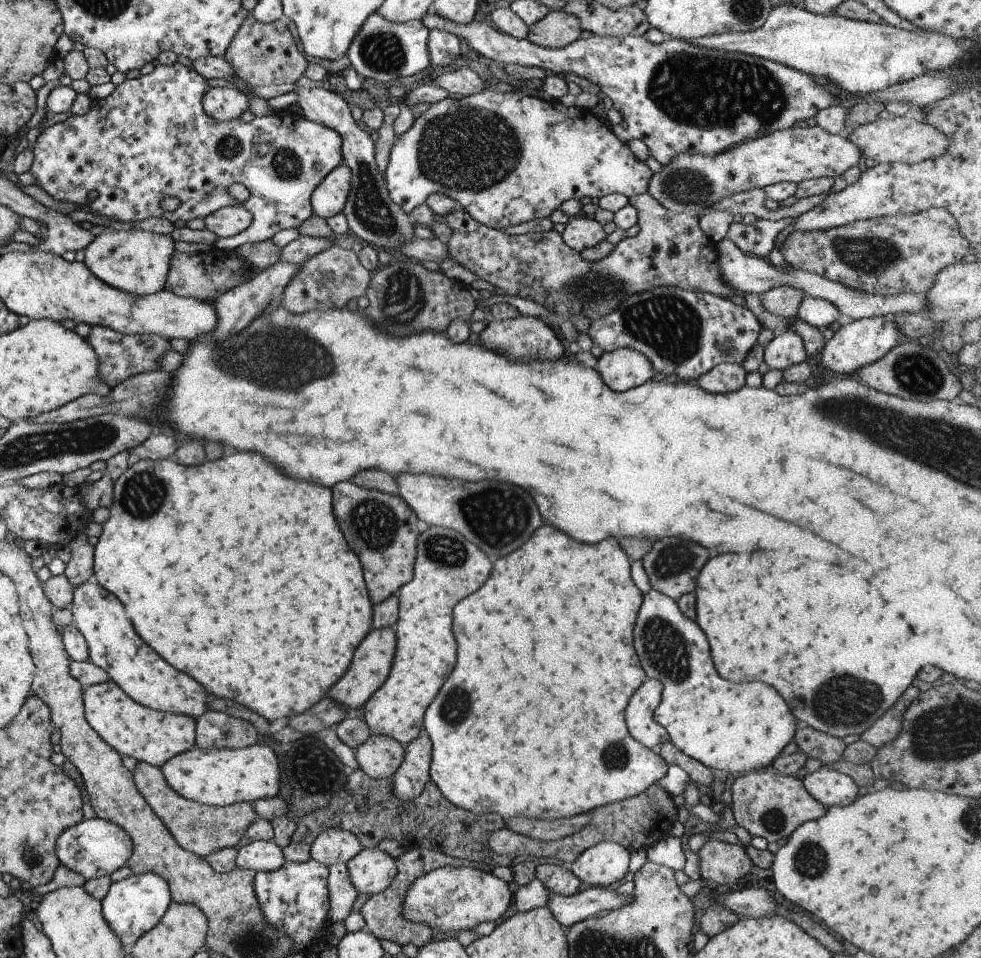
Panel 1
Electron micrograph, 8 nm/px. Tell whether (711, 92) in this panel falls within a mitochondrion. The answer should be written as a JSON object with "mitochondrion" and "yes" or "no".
{"mitochondrion":"yes"}

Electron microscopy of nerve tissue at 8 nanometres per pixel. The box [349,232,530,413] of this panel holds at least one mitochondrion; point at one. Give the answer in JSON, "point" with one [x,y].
{"point":[404,297]}

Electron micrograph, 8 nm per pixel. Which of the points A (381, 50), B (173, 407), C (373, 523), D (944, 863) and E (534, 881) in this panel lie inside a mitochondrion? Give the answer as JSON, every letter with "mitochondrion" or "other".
{"A":"mitochondrion","B":"other","C":"mitochondrion","D":"other","E":"other"}

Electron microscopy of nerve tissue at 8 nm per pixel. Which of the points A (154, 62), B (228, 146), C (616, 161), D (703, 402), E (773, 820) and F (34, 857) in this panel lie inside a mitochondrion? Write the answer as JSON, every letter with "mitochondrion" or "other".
{"A":"other","B":"mitochondrion","C":"other","D":"other","E":"mitochondrion","F":"mitochondrion"}

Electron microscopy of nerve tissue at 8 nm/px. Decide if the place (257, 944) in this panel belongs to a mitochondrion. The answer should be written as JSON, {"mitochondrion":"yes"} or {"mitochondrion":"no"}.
{"mitochondrion":"yes"}

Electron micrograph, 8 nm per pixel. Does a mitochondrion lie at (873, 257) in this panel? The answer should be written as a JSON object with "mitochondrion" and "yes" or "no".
{"mitochondrion":"yes"}

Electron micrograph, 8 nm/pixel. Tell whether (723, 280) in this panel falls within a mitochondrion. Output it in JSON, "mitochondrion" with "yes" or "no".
{"mitochondrion":"no"}

